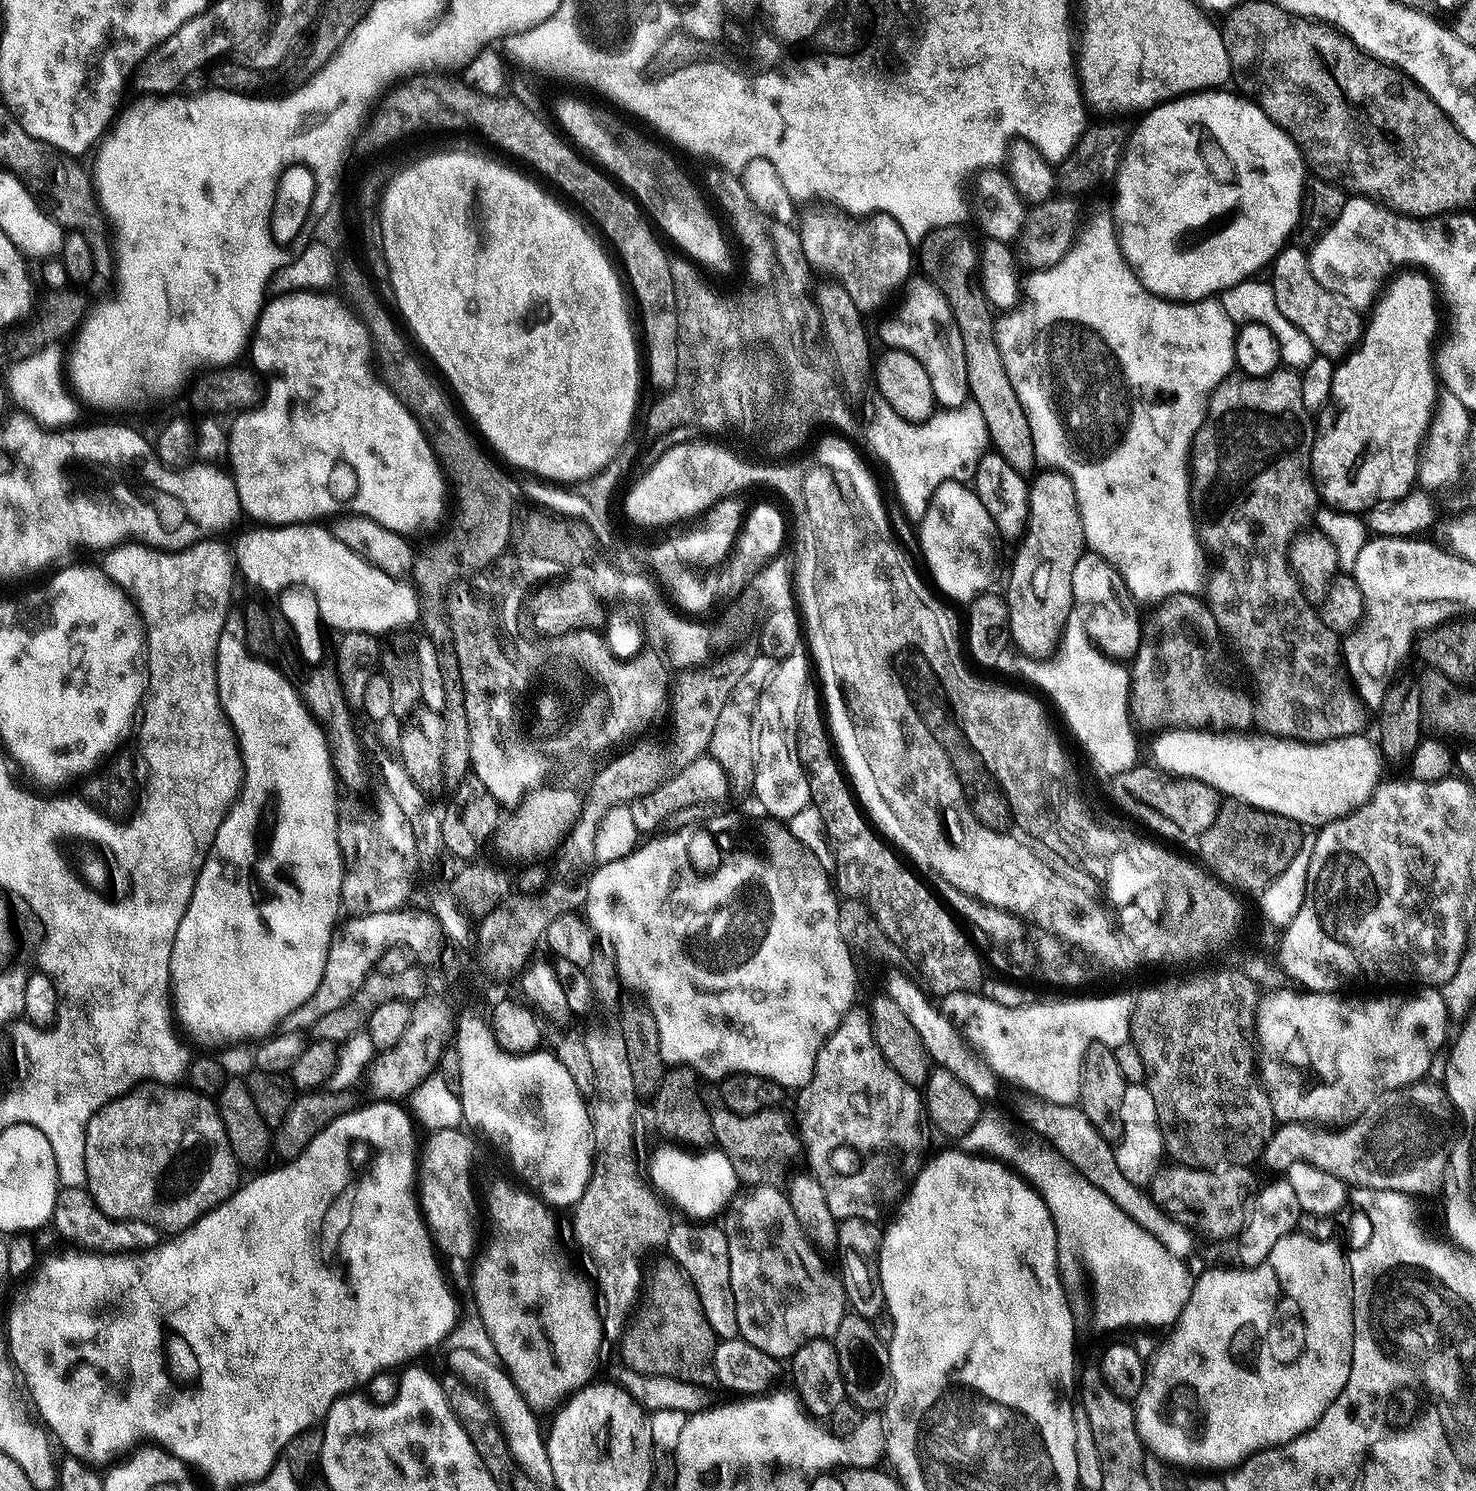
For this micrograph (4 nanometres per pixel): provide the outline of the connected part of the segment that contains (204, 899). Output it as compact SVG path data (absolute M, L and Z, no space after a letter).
M228 628L228 632L222 632L224 636L218 634L218 650L216 651L216 681L218 682L218 692L220 704L224 707L224 713L228 715L228 720L232 723L232 729L236 731L236 741L240 743L240 756L244 760L244 782L240 786L240 795L237 796L232 807L228 809L228 813L224 816L222 826L218 826L218 834L216 841L212 844L212 849L208 851L208 857L204 860L202 870L196 879L194 886L194 894L188 903L186 914L182 914L182 922L178 926L177 933L174 934L174 950L170 958L170 974L172 975L172 987L170 989L171 999L174 1001L174 1016L178 1021L179 1027L189 1032L196 1040L204 1040L205 1049L216 1050L220 1044L220 1040L224 1044L236 1044L239 1040L256 1040L268 1038L273 1035L283 1025L285 1018L294 1010L298 1010L298 1006L302 1006L302 1002L306 1002L306 998L310 998L310 994L314 994L314 990L318 990L318 982L322 982L322 970L326 970L326 954L330 950L330 942L338 927L338 921L342 916L342 905L340 902L340 891L342 890L342 882L344 881L344 862L343 855L339 848L339 826L342 823L341 817L336 817L336 788L338 789L338 779L335 770L332 768L332 758L328 753L327 738L325 730L308 711L307 705L301 699L299 691L294 687L294 684L287 680L274 665L268 664L267 659L257 658L251 652L240 652L240 640L236 640L236 628Z

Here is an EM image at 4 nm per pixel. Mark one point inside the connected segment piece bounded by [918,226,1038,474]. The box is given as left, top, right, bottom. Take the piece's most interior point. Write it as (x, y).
(946, 256)

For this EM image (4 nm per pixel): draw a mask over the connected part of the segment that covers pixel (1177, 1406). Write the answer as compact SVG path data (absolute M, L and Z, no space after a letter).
M1297 1230L1286 1238L1278 1238L1274 1250L1258 1262L1258 1266L1245 1268L1212 1268L1199 1277L1195 1277L1192 1293L1182 1310L1182 1314L1171 1325L1164 1345L1147 1361L1142 1390L1136 1396L1136 1429L1140 1441L1151 1455L1164 1464L1176 1468L1197 1468L1200 1474L1220 1474L1225 1470L1237 1468L1256 1452L1265 1448L1280 1448L1296 1436L1310 1431L1320 1421L1322 1414L1342 1394L1346 1382L1350 1379L1350 1370L1358 1360L1358 1345L1354 1338L1354 1298L1351 1290L1351 1272L1346 1266L1340 1268L1316 1268L1316 1247L1318 1241Z

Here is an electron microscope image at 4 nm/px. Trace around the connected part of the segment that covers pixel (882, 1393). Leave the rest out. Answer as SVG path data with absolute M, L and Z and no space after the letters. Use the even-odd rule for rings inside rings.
M849 1311L842 1318L834 1337L838 1366L842 1370L844 1395L865 1414L876 1414L892 1396L892 1375L888 1345L874 1332L872 1322L865 1316Z

